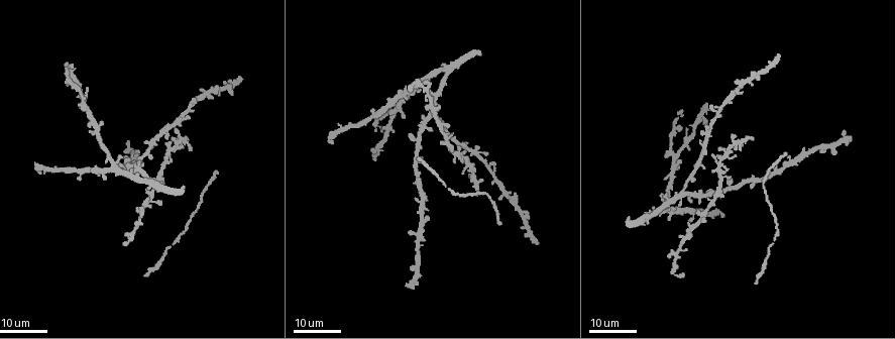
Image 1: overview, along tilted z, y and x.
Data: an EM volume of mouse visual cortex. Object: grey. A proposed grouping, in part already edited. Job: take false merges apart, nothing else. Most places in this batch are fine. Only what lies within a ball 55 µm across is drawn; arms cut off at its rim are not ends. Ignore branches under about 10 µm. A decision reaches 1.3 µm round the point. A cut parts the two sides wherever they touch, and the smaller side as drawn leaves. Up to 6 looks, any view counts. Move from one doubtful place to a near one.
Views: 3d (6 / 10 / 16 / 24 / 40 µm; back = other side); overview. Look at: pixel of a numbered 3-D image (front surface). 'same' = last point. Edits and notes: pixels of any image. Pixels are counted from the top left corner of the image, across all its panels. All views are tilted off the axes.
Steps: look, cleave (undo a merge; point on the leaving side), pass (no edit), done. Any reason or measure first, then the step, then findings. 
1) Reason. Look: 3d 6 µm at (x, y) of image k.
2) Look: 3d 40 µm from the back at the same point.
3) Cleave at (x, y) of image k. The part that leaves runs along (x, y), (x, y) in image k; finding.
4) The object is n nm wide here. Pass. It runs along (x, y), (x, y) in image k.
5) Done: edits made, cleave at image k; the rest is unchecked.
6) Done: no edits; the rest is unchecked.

Thin arm on a thick one. Look: 3d 24 µm at (166, 131) of image 1.

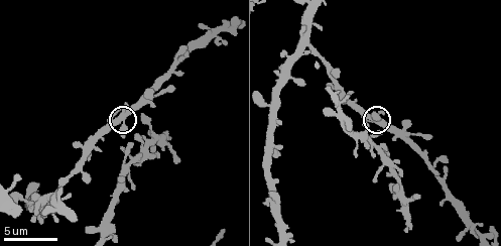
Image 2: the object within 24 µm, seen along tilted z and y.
Zoom in. Look: 3d 10 µm at (123, 117) of image 2.

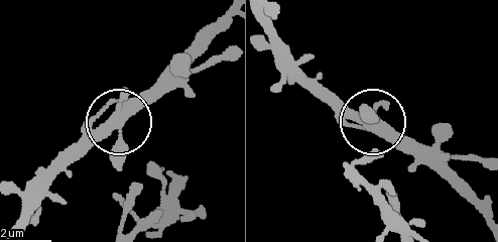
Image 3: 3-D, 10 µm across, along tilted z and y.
3 arms meet here. Pass. It runs along (277, 42), (302, 72), (354, 111), (439, 148) in image 3; continuous, no second cell.

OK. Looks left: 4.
Three arms meet. Look: 3d 6 µm at (163, 145) of image 2.

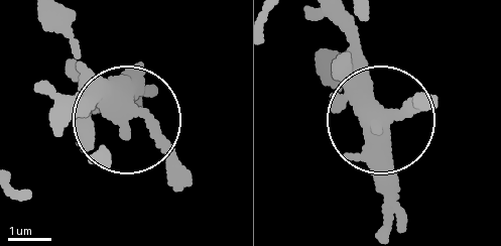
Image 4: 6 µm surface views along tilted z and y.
3 arms meet here. Pass. It runs along (331, 10), (367, 112), (398, 120), (429, 102) in image 4; continuous, no second cell.

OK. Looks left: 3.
Two arms at a narrow angle. Look: 3d 16 µm at (128, 167) of image 2.

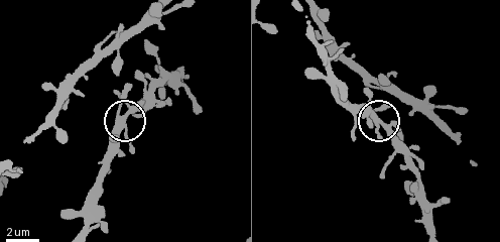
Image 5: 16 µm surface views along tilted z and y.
Closer look. Look: 3d 6 µm at (122, 122) of image 5.

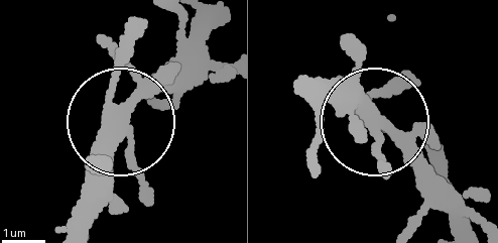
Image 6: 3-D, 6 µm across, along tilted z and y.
Pass. Continuous, no second cell.

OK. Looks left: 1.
Done: no edits; the rest is unchecked.

